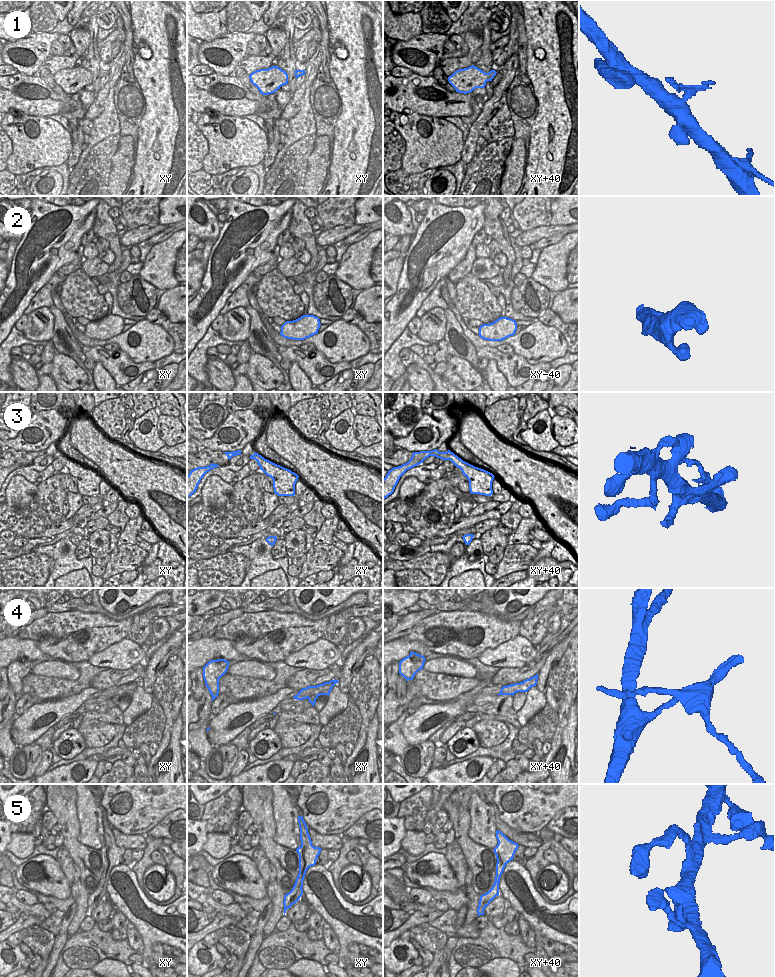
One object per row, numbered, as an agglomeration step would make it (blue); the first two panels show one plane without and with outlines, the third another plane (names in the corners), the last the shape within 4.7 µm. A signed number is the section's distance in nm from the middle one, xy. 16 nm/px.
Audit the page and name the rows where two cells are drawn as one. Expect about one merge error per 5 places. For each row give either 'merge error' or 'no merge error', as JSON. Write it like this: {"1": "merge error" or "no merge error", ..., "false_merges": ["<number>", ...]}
{"1": "no merge error", "2": "no merge error", "3": "no merge error", "4": "merge error", "5": "no merge error", "false_merges": ["4"]}

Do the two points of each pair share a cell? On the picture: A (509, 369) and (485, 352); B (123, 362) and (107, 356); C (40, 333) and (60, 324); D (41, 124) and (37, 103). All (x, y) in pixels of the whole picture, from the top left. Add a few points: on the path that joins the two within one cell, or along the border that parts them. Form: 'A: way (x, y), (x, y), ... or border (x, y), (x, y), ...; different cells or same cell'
A: way (503, 363), (491, 353); same cell
B: way (119, 362), (111, 360); same cell
C: border (48, 308), (53, 315), (52, 339); different cells
D: border (17, 113), (46, 117); different cells

